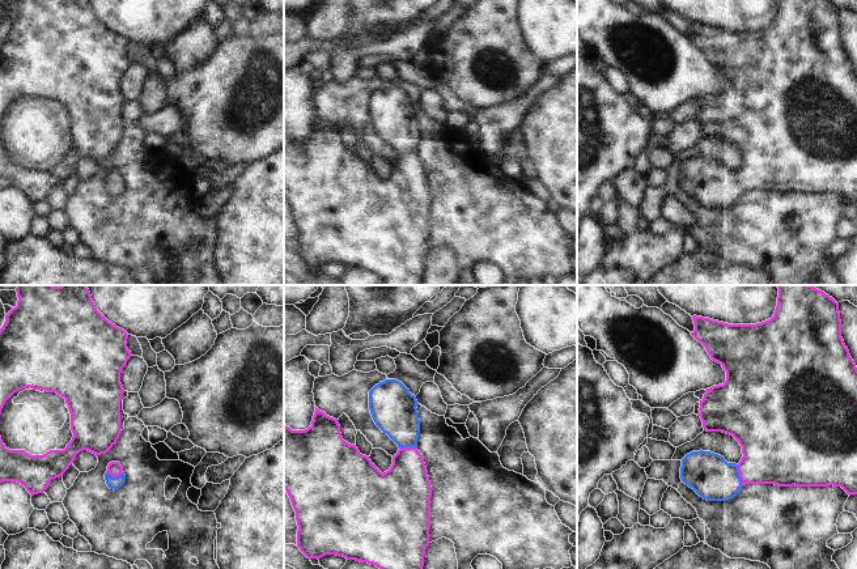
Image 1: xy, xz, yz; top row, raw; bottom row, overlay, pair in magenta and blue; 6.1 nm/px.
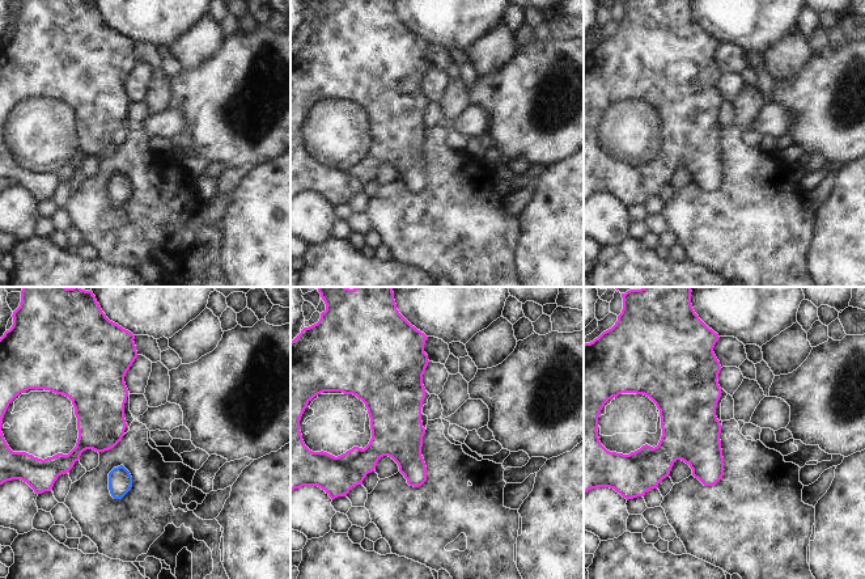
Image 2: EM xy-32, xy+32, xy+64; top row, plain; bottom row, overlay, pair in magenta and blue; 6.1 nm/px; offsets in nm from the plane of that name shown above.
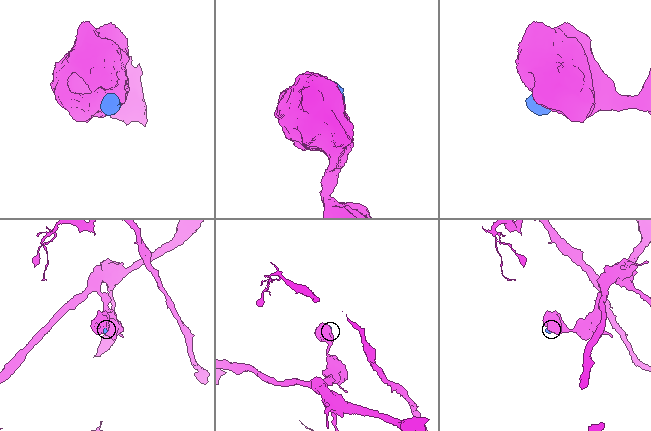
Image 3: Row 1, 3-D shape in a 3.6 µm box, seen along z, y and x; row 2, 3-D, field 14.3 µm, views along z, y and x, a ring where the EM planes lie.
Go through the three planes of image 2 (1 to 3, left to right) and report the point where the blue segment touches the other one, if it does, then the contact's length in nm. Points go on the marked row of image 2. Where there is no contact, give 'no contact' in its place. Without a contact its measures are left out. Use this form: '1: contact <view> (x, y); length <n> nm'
1: no contact
2: no contact
3: no contact

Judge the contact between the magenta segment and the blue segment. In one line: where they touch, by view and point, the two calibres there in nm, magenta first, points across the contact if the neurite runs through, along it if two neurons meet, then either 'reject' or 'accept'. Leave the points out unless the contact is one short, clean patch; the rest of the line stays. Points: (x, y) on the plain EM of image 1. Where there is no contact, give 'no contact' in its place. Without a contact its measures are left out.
contact yz (739, 182); calibres 380 and 280 nm; way yz (773, 160), (754, 175), (739, 182), (709, 182); accept

